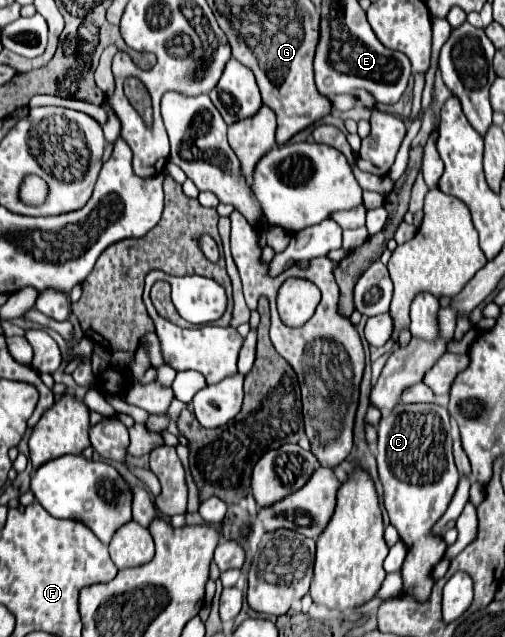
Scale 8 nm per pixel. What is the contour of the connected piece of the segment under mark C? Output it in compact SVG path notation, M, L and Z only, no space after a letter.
M398 404L394 412L380 420L376 460L384 488L384 508L408 548L402 566L402 592L426 602L434 588L432 570L448 547L442 537L432 534L432 528L446 512L460 480L452 458L448 410L438 404Z

